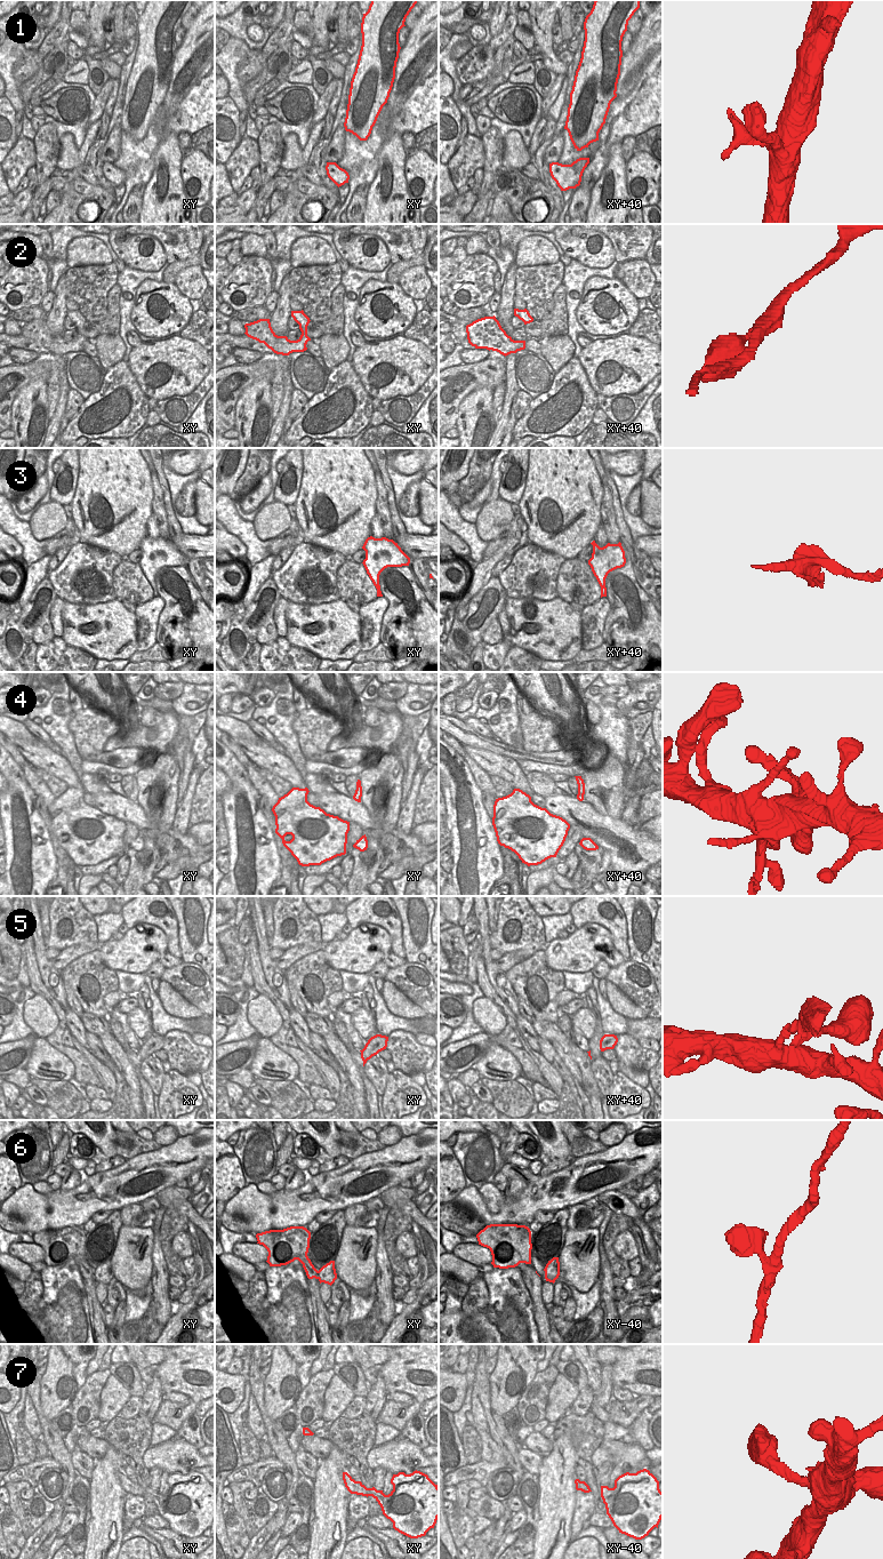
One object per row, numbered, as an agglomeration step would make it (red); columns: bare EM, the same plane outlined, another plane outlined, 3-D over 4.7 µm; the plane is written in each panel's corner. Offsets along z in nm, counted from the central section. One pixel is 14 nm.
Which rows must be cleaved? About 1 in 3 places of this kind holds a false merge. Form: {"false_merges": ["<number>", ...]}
{"false_merges": ["3"]}

